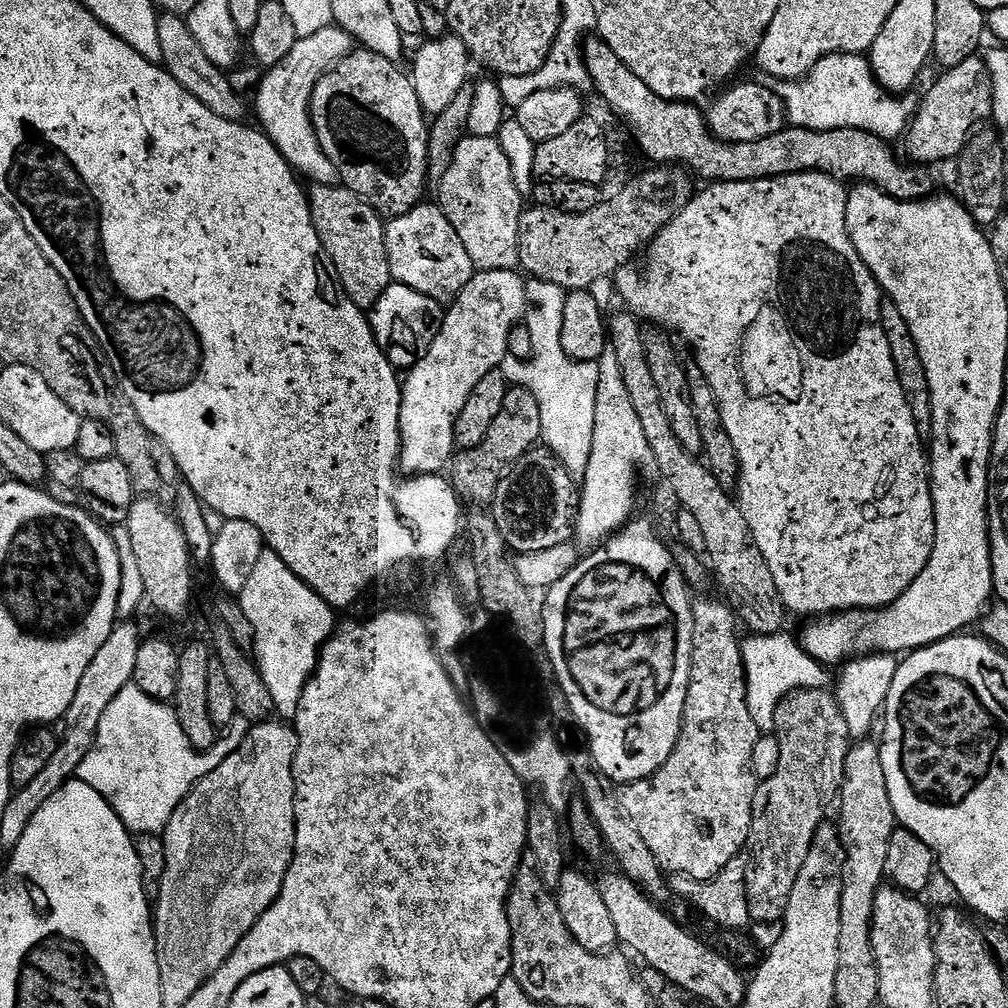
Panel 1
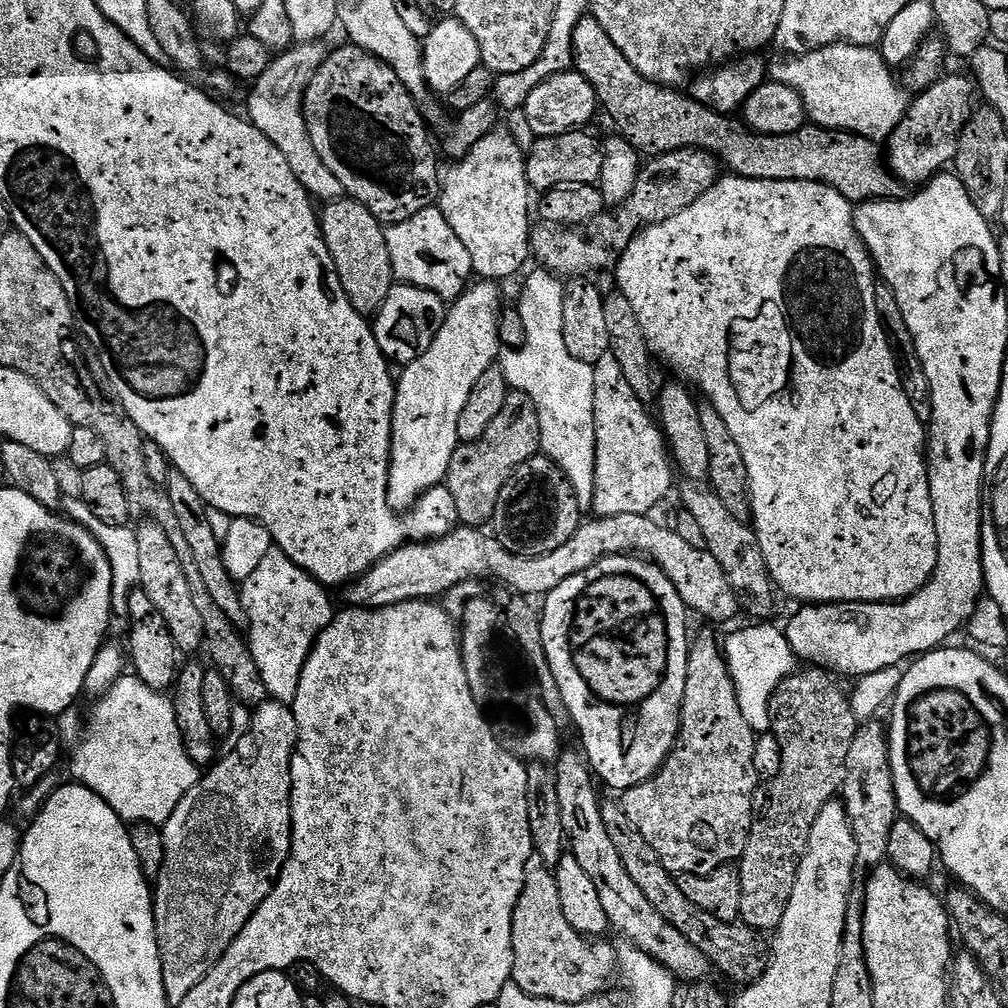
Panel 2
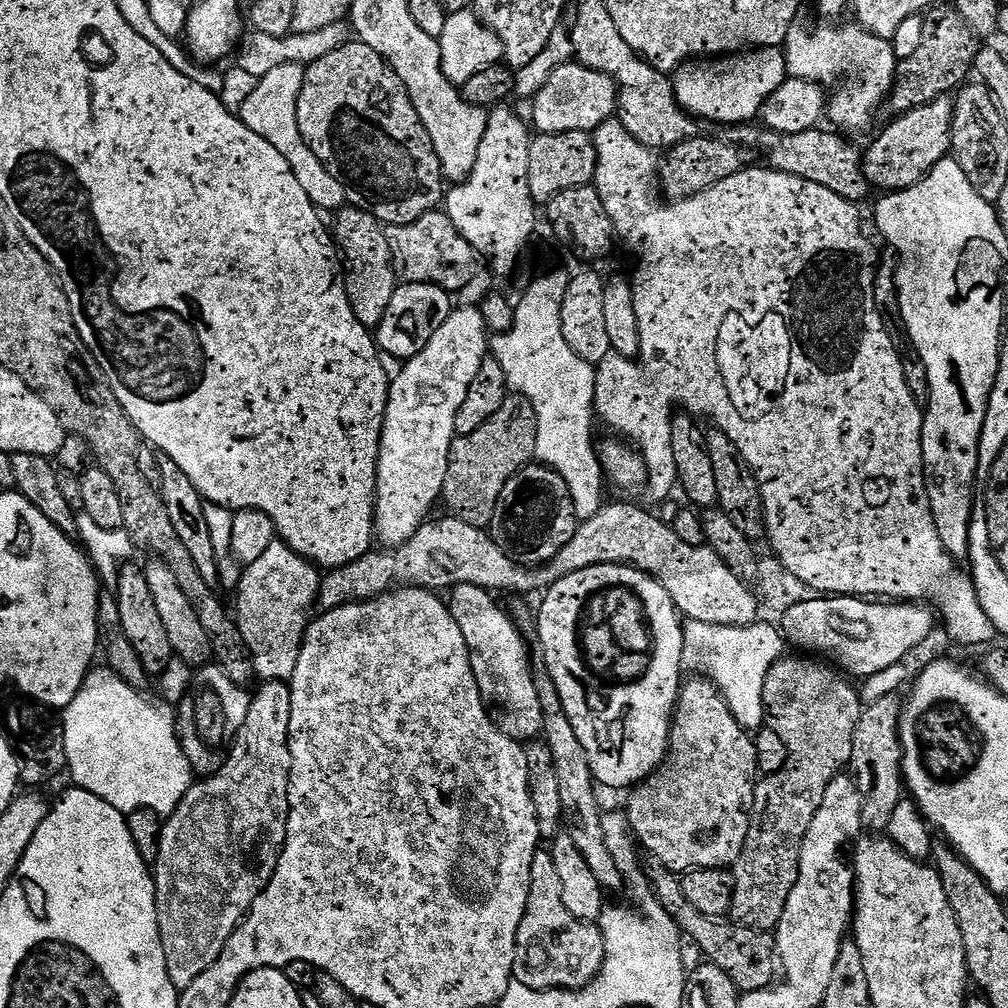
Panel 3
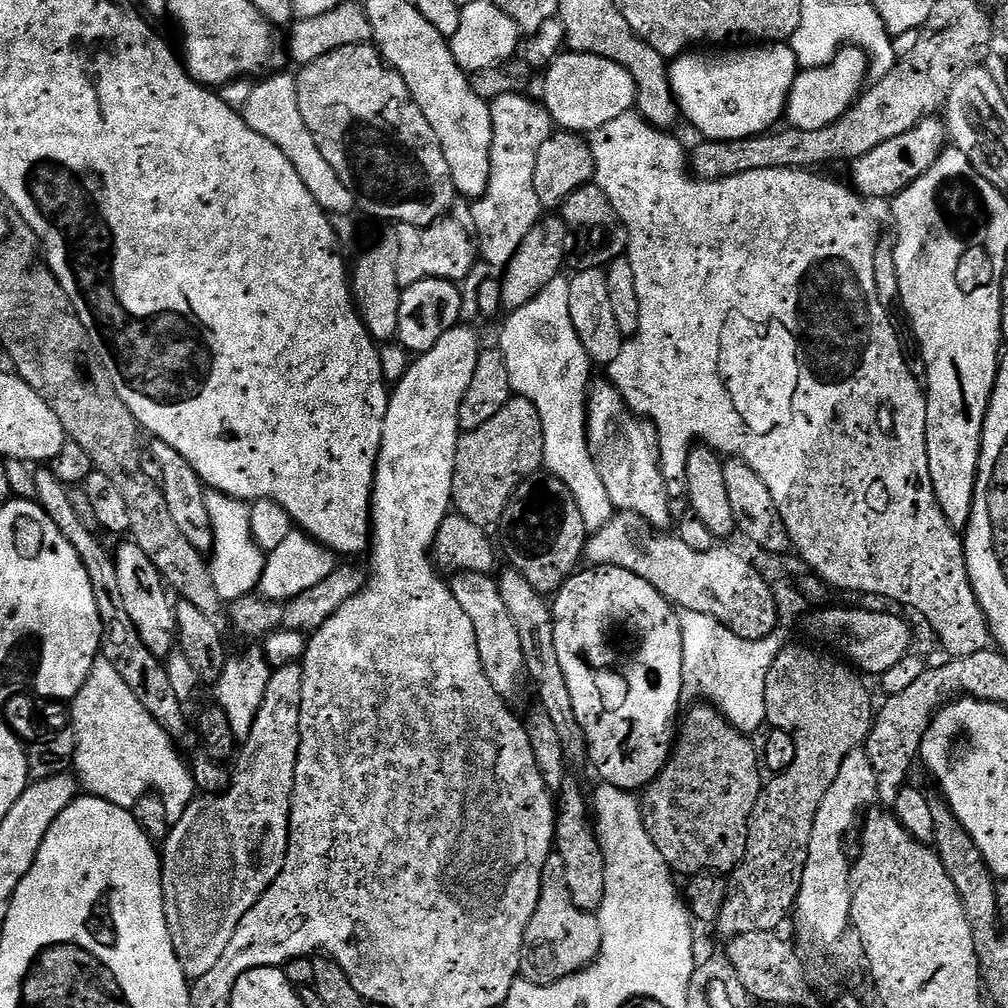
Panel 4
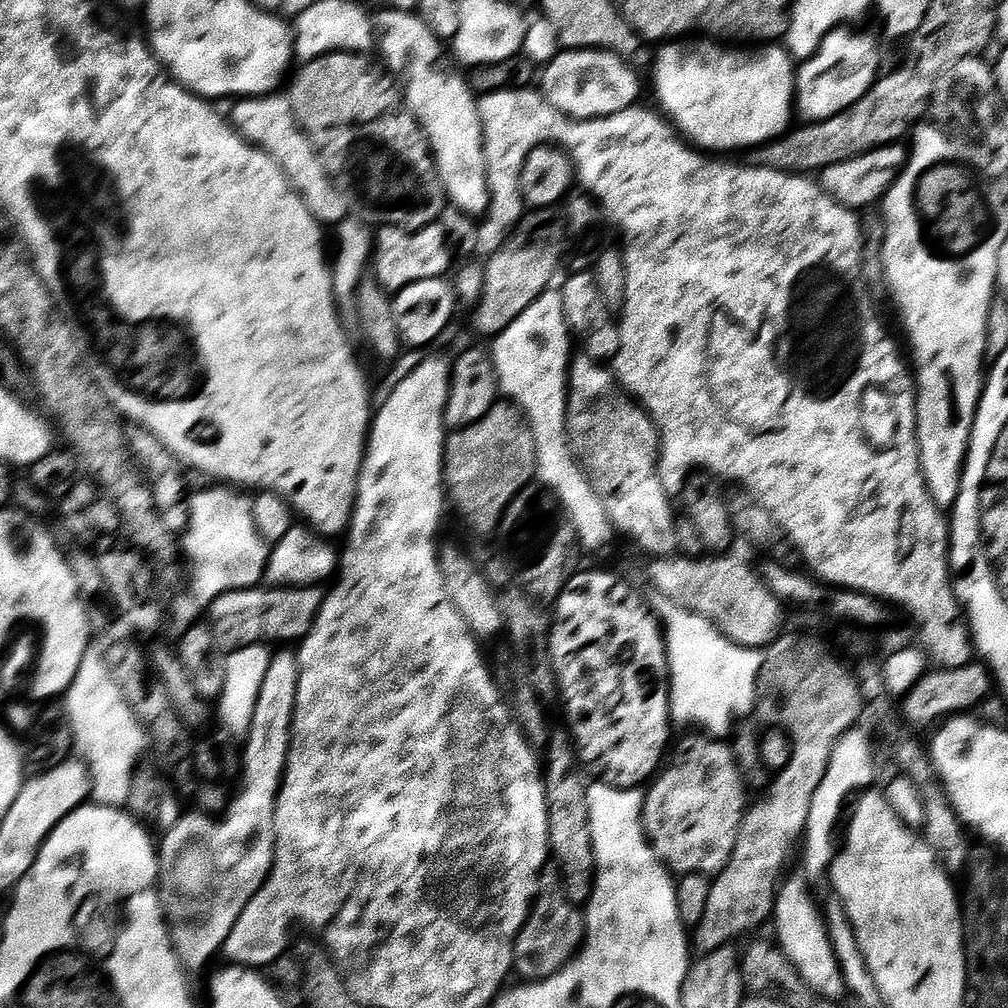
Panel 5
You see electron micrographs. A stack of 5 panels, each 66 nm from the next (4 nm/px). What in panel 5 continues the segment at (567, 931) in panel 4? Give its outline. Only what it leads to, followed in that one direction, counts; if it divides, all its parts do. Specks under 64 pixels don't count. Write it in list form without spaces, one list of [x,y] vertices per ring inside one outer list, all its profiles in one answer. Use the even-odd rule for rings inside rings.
[[[556,891],[557,893],[546,892],[537,895],[536,903],[532,905],[532,911],[528,913],[528,921],[516,940],[514,968],[517,973],[520,971],[524,975],[523,979],[528,982],[544,980],[548,976],[553,976],[558,969],[563,968],[580,951],[586,935],[586,920],[581,909],[559,891]]]

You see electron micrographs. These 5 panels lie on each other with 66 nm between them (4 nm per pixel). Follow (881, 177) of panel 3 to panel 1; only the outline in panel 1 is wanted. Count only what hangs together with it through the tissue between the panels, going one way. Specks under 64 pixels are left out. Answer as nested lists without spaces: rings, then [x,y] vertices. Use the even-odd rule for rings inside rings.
[[[979,55],[966,58],[962,66],[954,66],[939,73],[932,89],[919,101],[916,114],[908,125],[902,145],[909,161],[921,166],[933,166],[943,160],[955,161],[977,131],[979,120],[992,115],[990,70]]]

